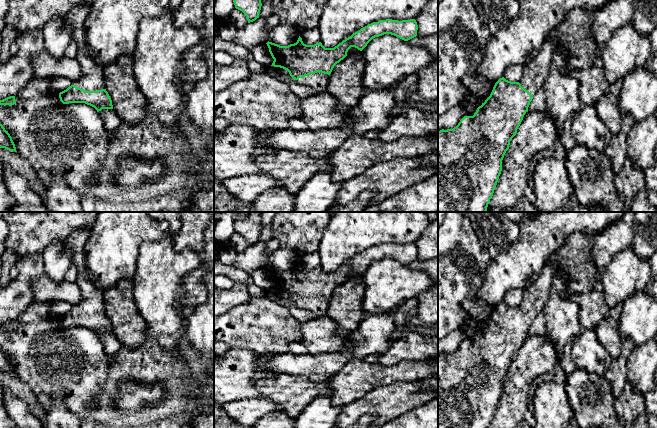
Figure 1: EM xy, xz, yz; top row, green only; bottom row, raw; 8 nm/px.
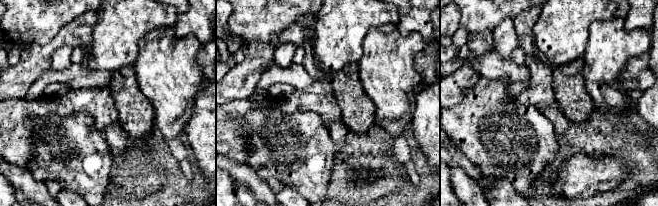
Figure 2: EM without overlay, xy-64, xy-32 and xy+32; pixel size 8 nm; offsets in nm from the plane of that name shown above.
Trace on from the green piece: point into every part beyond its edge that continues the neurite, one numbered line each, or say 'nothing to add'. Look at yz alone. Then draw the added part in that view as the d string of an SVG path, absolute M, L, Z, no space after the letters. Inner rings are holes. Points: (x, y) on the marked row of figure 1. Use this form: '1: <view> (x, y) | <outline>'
1: yz (535, 72) | M546 38L538 54L530 62L523 65L523 75L519 83L532 95L542 88L547 78L552 55L552 41Z

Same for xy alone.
1: xy (92, 79) | M89 5L76 6L65 15L64 21L73 28L70 36L77 44L75 59L82 69L82 77L76 81L74 85L86 91L97 91L105 89L105 82L103 77L103 66L91 58L87 47L84 22L89 11Z

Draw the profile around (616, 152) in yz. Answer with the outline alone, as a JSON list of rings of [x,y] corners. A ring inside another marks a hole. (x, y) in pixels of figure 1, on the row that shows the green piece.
[[[626,115],[621,124],[620,131],[613,136],[604,154],[610,160],[611,171],[617,176],[625,165],[627,159],[627,136],[635,124],[631,115]]]

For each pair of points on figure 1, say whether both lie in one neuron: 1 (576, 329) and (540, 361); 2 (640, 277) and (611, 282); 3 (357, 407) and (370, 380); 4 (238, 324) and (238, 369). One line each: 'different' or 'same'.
1: different
2: same
3: different
4: different

